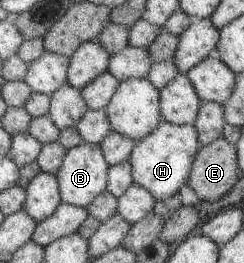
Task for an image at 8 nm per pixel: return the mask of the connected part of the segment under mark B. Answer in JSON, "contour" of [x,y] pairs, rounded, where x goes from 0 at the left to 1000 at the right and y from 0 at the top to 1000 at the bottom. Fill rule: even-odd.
{"contour":[[[332,536],[275,567],[225,658],[246,764],[348,795],[430,722],[443,635],[402,548]]]}

